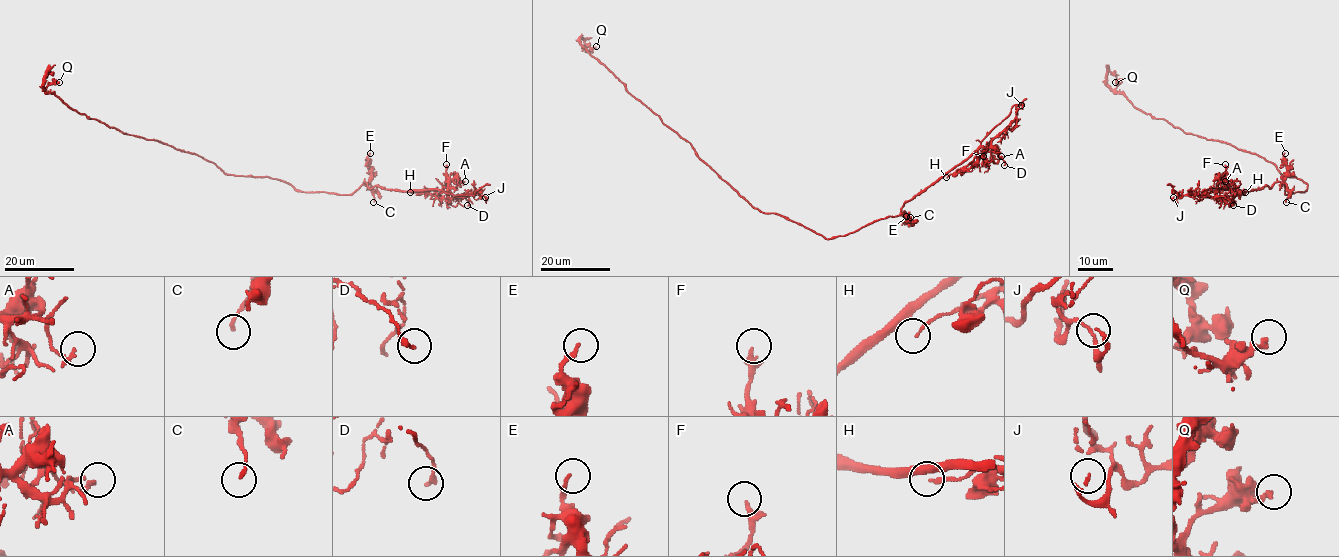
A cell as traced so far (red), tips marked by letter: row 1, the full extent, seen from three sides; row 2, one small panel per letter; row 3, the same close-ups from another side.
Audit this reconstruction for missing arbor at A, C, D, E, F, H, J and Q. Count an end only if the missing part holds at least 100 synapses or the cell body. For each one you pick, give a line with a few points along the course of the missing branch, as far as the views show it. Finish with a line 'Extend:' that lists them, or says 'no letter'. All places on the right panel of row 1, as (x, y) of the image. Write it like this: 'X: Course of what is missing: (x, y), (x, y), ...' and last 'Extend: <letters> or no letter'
Extend: no letter

